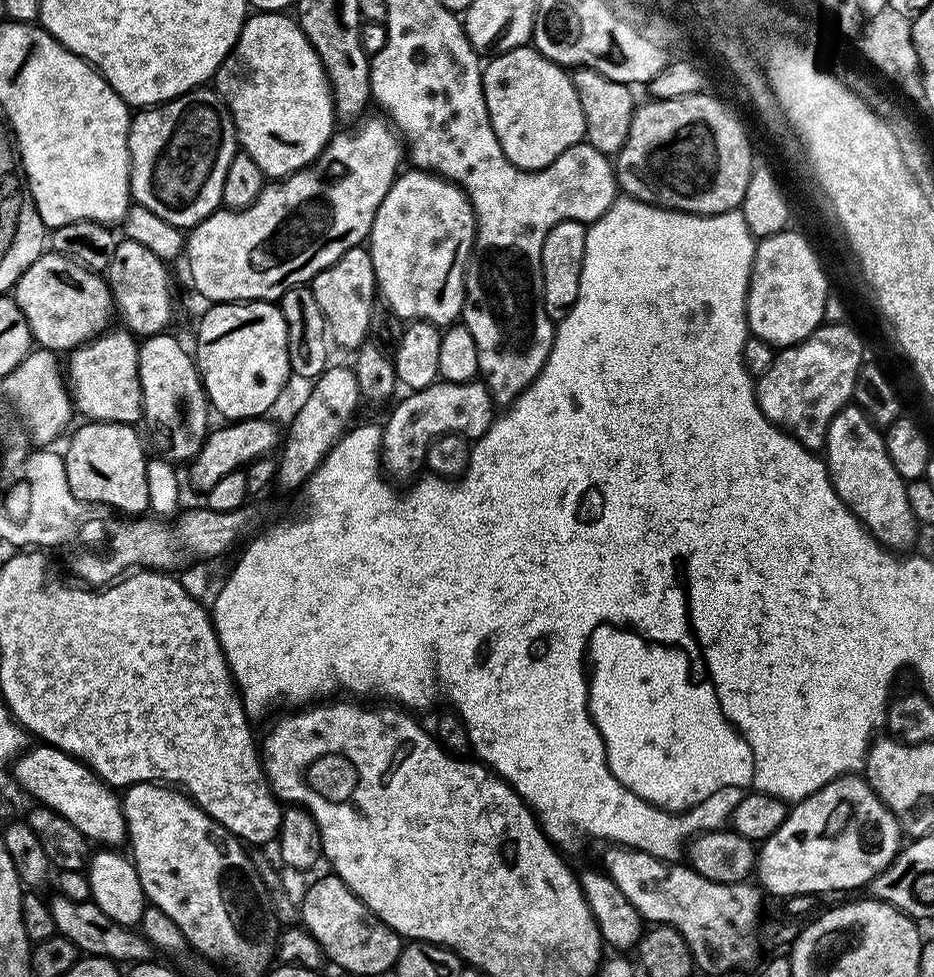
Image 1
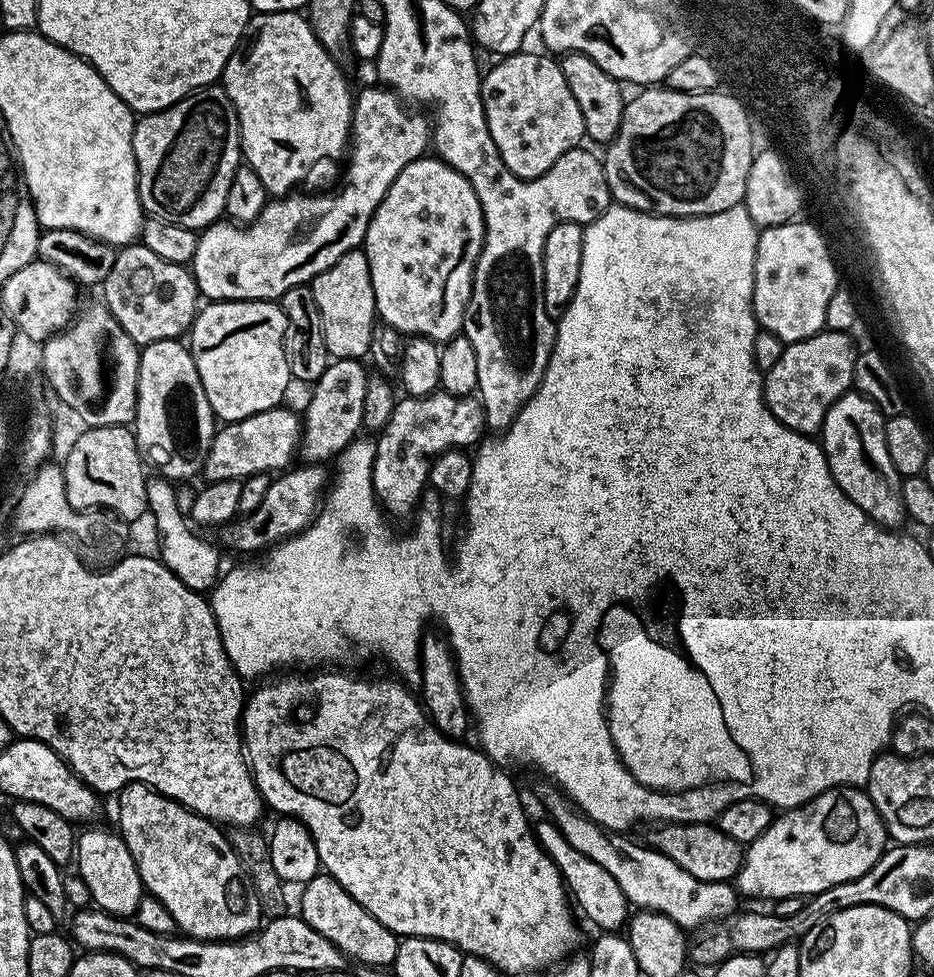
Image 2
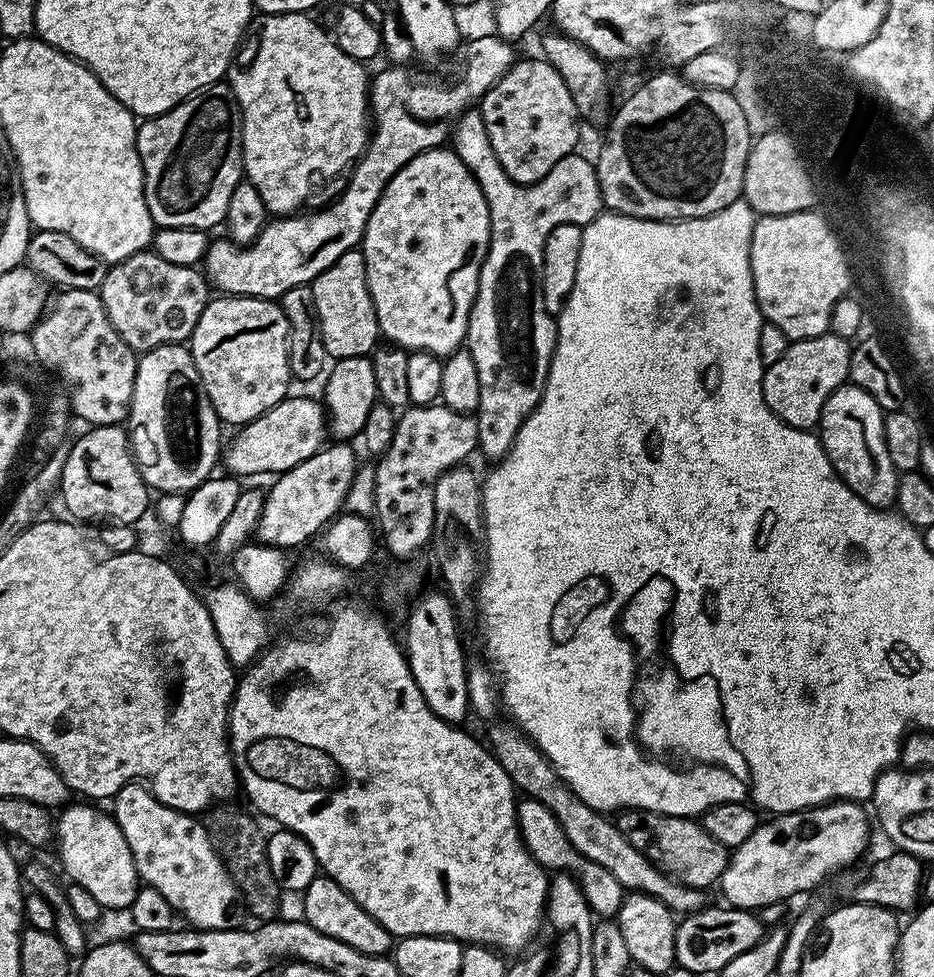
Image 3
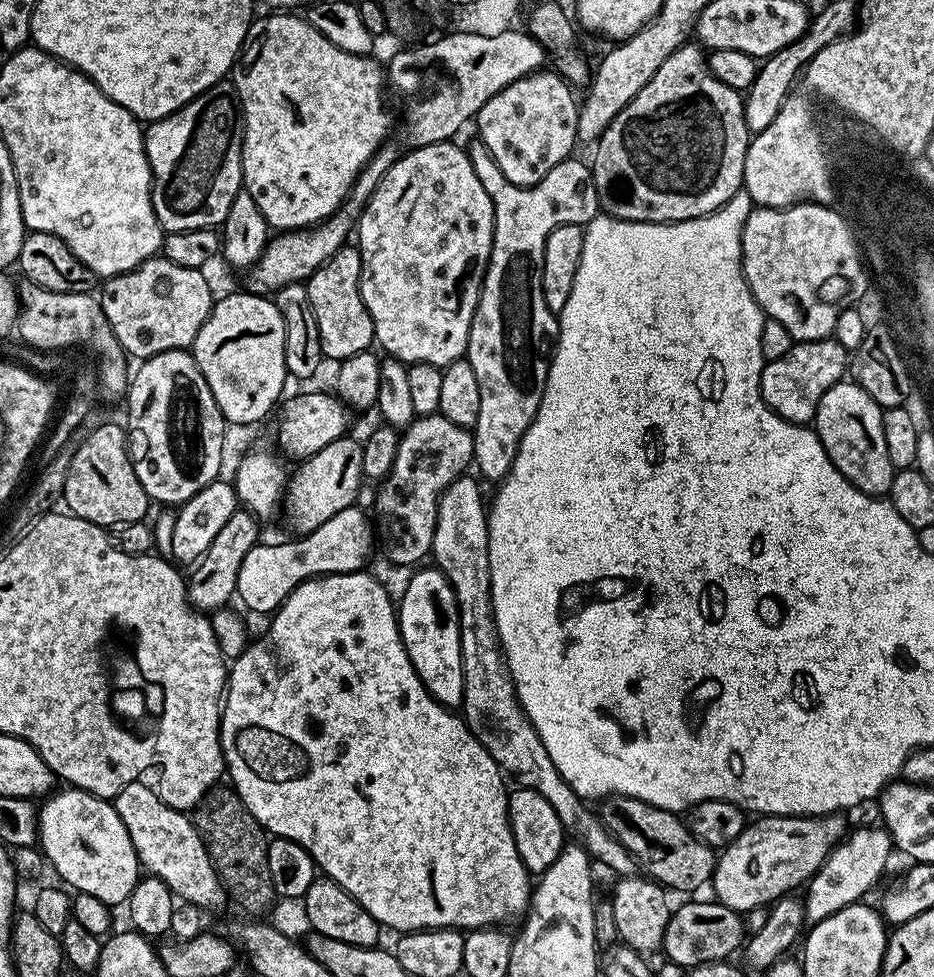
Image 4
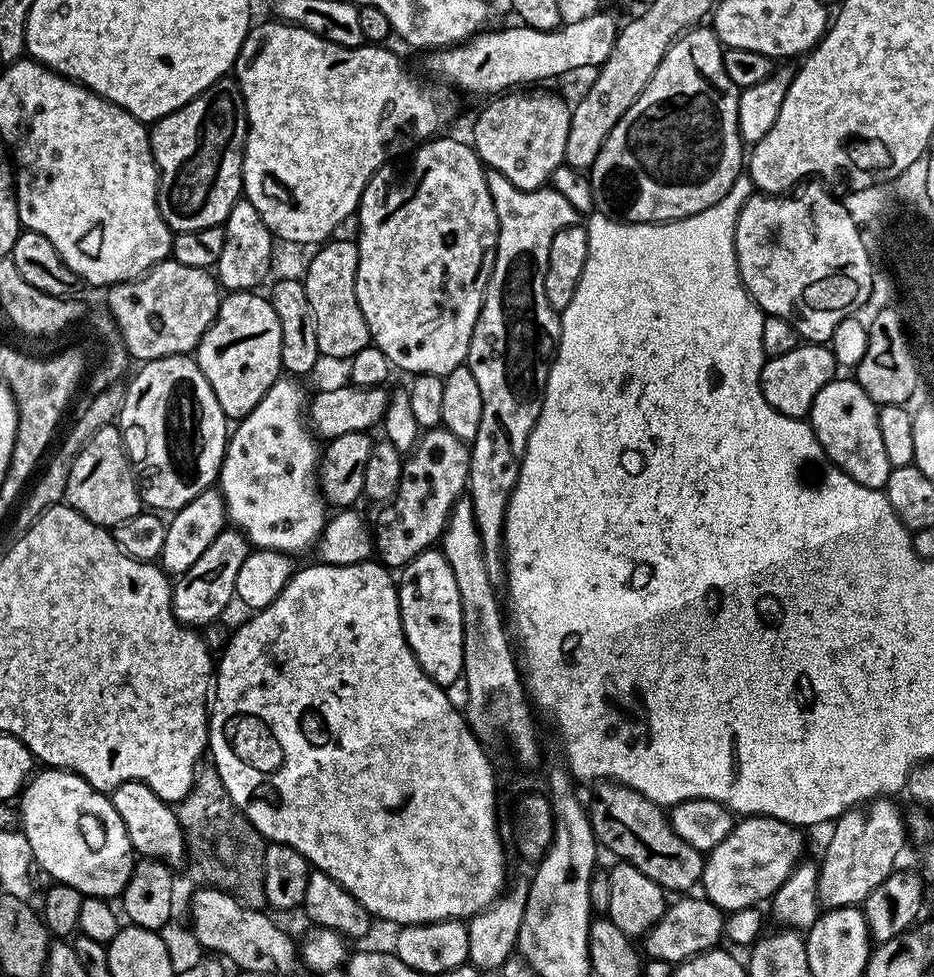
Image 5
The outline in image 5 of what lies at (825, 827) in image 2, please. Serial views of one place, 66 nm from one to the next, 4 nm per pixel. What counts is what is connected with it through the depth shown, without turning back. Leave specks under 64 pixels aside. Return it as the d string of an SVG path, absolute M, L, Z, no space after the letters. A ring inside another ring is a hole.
M745 815L737 819L732 825L732 833L718 846L714 846L712 852L707 853L704 861L704 878L702 881L703 895L711 904L717 904L725 913L731 914L740 908L752 905L763 905L771 901L772 895L790 878L790 874L801 863L804 852L804 836L795 824L787 824L785 820L779 820L773 816L750 816Z

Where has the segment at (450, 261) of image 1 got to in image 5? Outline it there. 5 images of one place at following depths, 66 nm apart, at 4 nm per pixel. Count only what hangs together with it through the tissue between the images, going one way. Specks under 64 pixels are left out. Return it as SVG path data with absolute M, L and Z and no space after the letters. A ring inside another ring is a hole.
M444 136L441 140L432 140L429 144L422 145L413 154L412 169L409 170L408 177L401 184L396 184L392 188L392 180L386 173L387 171L384 170L374 173L368 185L364 187L364 193L360 199L358 209L360 257L356 275L358 306L362 306L362 318L366 318L371 343L378 350L382 350L382 354L386 354L389 365L393 369L401 368L402 371L408 372L407 374L434 374L445 377L450 370L461 367L468 359L470 338L474 334L474 326L478 322L478 314L484 304L484 292L488 289L488 279L496 261L496 239L500 233L500 227L494 210L494 202L490 198L486 165L477 156L471 143L464 141L463 144L460 140L451 140L450 137Z

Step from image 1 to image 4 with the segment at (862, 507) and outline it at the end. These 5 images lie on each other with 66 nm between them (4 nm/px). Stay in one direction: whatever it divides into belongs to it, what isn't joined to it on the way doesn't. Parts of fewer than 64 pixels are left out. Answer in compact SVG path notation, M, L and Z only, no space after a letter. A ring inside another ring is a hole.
M855 382L830 386L818 402L814 421L816 437L822 442L830 462L858 490L871 496L887 497L892 491L894 469L886 454L886 437L882 435L882 409Z

